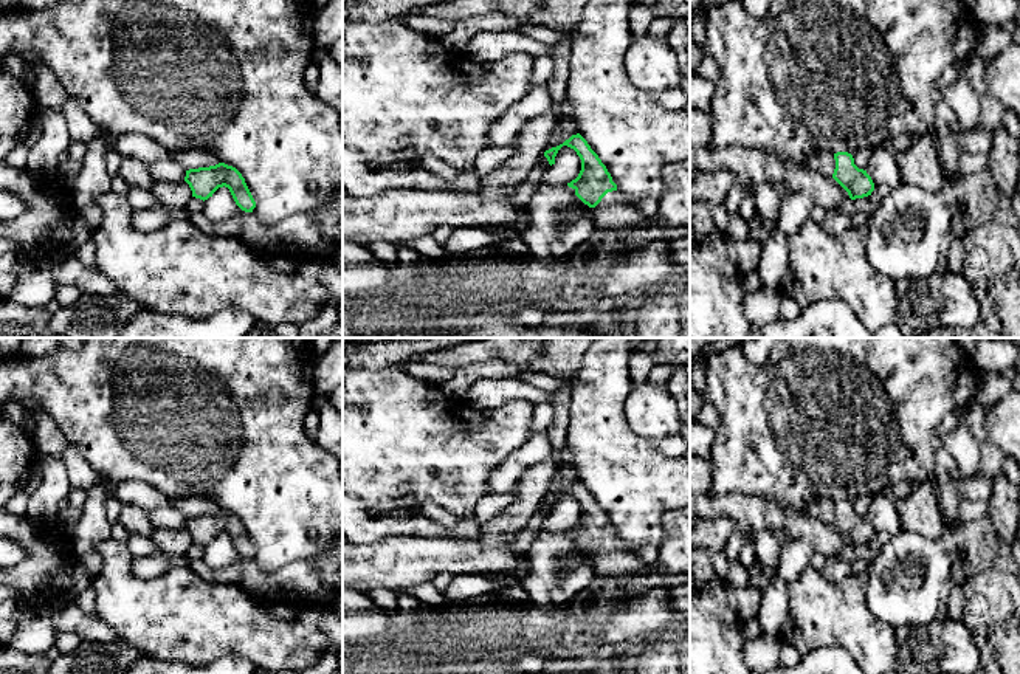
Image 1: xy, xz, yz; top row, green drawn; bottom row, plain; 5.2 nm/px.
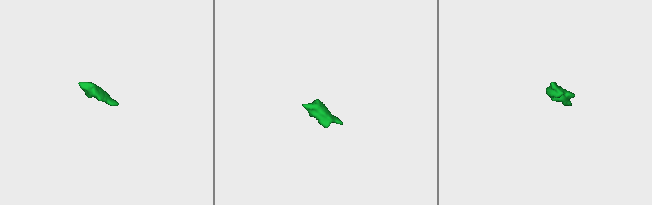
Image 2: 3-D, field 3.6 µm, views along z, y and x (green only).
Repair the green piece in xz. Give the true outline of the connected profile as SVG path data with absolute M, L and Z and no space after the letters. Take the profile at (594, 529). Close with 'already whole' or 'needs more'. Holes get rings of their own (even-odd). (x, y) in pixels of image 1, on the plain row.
M580 480L572 482L563 491L544 499L550 513L555 511L555 504L563 493L574 496L581 507L578 524L567 530L567 533L572 535L575 542L592 556L598 578L623 578L626 575L645 575L654 572L676 573L659 561L654 564L645 562L636 553L636 545L619 539L606 513Z; needs more

